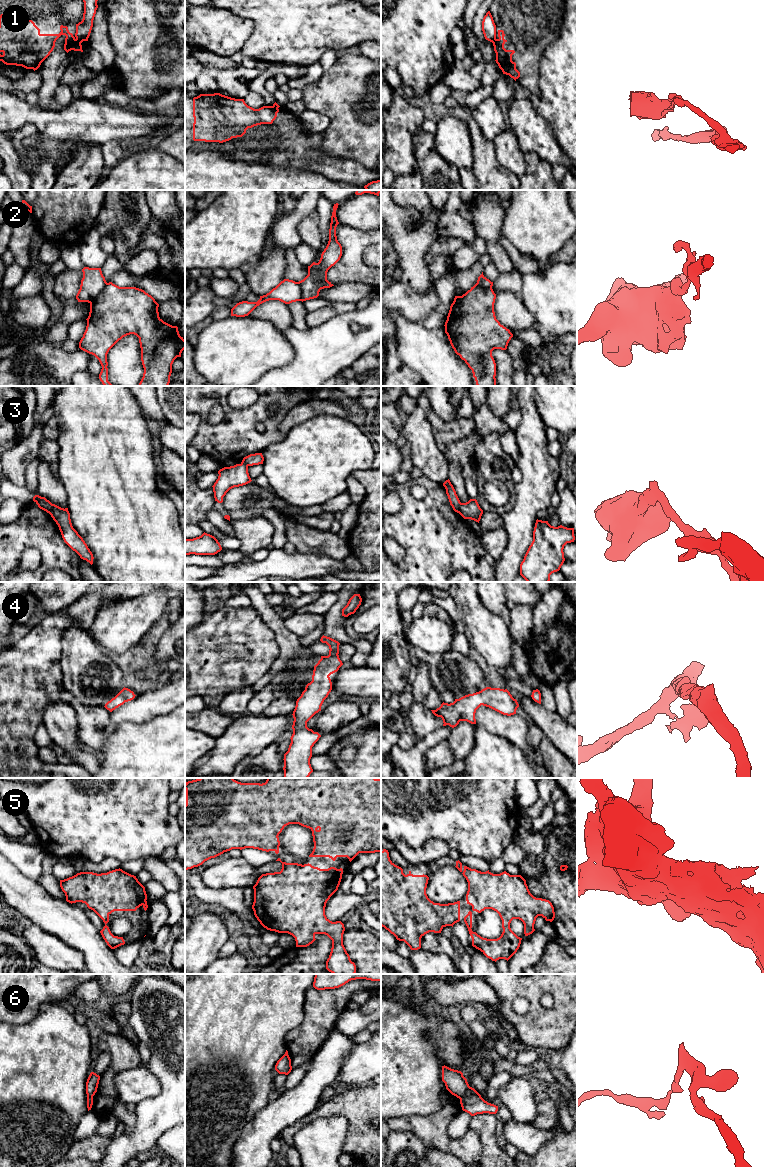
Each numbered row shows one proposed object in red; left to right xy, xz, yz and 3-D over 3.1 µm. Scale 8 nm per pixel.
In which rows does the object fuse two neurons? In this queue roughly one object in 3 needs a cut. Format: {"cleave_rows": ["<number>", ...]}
{"cleave_rows": ["1", "2", "3", "6"]}

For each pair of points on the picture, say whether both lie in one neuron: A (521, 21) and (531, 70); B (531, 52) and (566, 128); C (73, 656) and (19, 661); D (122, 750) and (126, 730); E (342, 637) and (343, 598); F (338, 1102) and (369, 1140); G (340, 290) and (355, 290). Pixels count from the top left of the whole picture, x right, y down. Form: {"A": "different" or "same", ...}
{"A": "same", "B": "different", "C": "different", "D": "same", "E": "same", "F": "same", "G": "same"}

